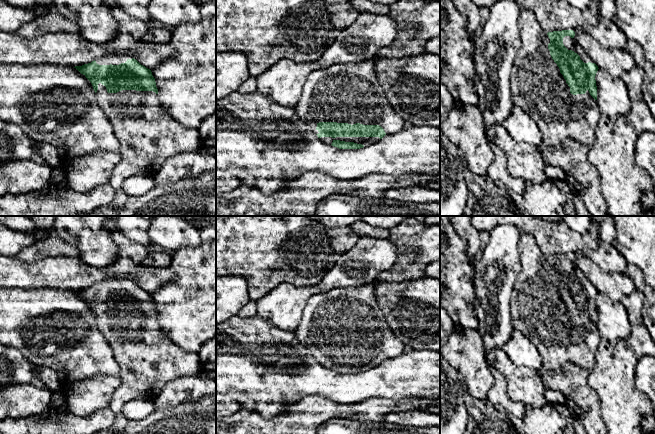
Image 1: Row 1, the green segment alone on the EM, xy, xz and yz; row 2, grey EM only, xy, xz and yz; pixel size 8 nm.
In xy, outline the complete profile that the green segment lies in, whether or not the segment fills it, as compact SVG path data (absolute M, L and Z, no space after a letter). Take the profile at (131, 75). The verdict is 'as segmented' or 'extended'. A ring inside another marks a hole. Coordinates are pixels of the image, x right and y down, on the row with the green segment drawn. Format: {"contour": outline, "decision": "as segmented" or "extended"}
{"contour": "M109 53L82 66L75 66L92 84L96 98L113 125L114 133L119 140L120 161L111 173L110 185L115 189L116 196L108 205L111 209L126 206L129 197L123 193L123 182L135 175L154 175L163 163L175 154L184 151L194 151L201 147L199 131L182 126L160 105L155 78L150 69L141 65L131 55L126 53Z", "decision": "extended"}

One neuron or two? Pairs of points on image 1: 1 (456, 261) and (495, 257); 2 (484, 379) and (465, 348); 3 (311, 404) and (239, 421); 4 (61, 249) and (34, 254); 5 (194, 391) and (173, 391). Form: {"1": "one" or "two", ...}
{"1": "two", "2": "one", "3": "one", "4": "one", "5": "one"}

